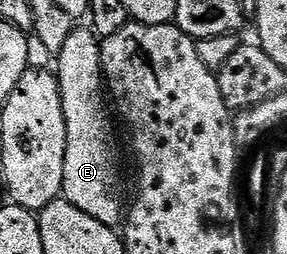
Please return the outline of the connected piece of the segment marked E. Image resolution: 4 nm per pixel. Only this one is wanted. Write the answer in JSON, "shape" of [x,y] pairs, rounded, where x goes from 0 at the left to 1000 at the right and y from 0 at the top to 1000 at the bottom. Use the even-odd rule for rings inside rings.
{"shape":[[[307,106],[258,118],[213,209],[192,220],[199,268],[192,295],[206,323],[213,398],[220,402],[220,465],[233,496],[233,591],[220,622],[220,783],[247,795],[289,843],[317,843],[331,874],[359,874],[369,890],[404,902],[429,866],[429,803],[422,819],[422,740],[408,705],[422,693],[422,598],[408,587],[408,535],[394,524],[394,472],[366,429],[373,409],[373,346],[359,327],[352,280],[352,177],[341,146]]]}

